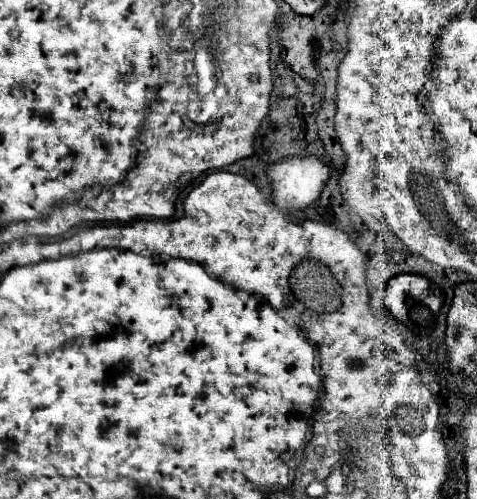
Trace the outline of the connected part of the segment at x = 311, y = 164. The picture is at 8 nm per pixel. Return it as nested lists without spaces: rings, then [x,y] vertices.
[[[304,155],[304,157],[288,157],[268,165],[266,175],[272,187],[272,201],[274,205],[278,205],[278,209],[306,209],[318,201],[330,177],[330,167],[316,155]]]

